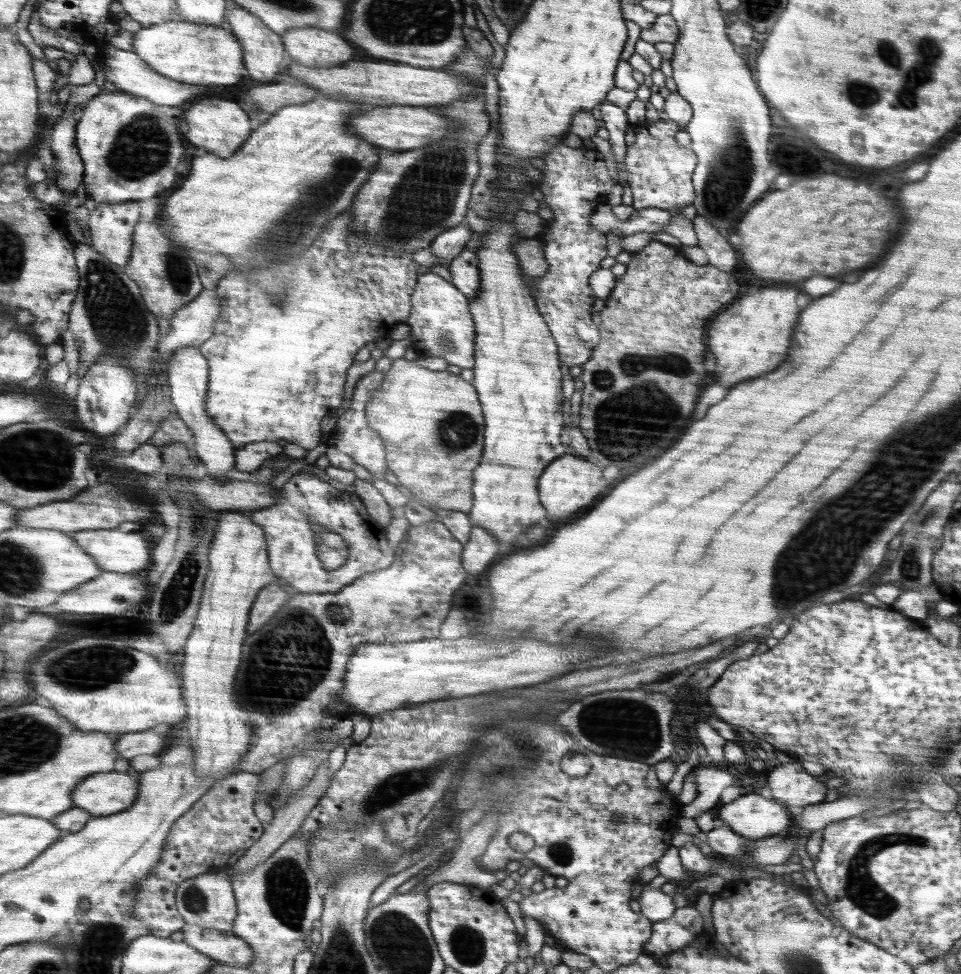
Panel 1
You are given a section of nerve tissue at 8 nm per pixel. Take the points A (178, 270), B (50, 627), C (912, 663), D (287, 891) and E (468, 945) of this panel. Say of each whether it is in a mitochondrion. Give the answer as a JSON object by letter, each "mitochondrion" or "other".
{"A":"mitochondrion","B":"other","C":"other","D":"mitochondrion","E":"mitochondrion"}

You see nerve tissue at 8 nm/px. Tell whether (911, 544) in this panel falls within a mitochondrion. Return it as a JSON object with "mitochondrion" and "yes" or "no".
{"mitochondrion":"yes"}

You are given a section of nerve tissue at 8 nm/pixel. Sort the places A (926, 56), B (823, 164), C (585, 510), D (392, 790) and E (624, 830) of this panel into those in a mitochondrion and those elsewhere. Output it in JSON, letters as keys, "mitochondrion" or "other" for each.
{"A":"mitochondrion","B":"other","C":"other","D":"mitochondrion","E":"other"}

